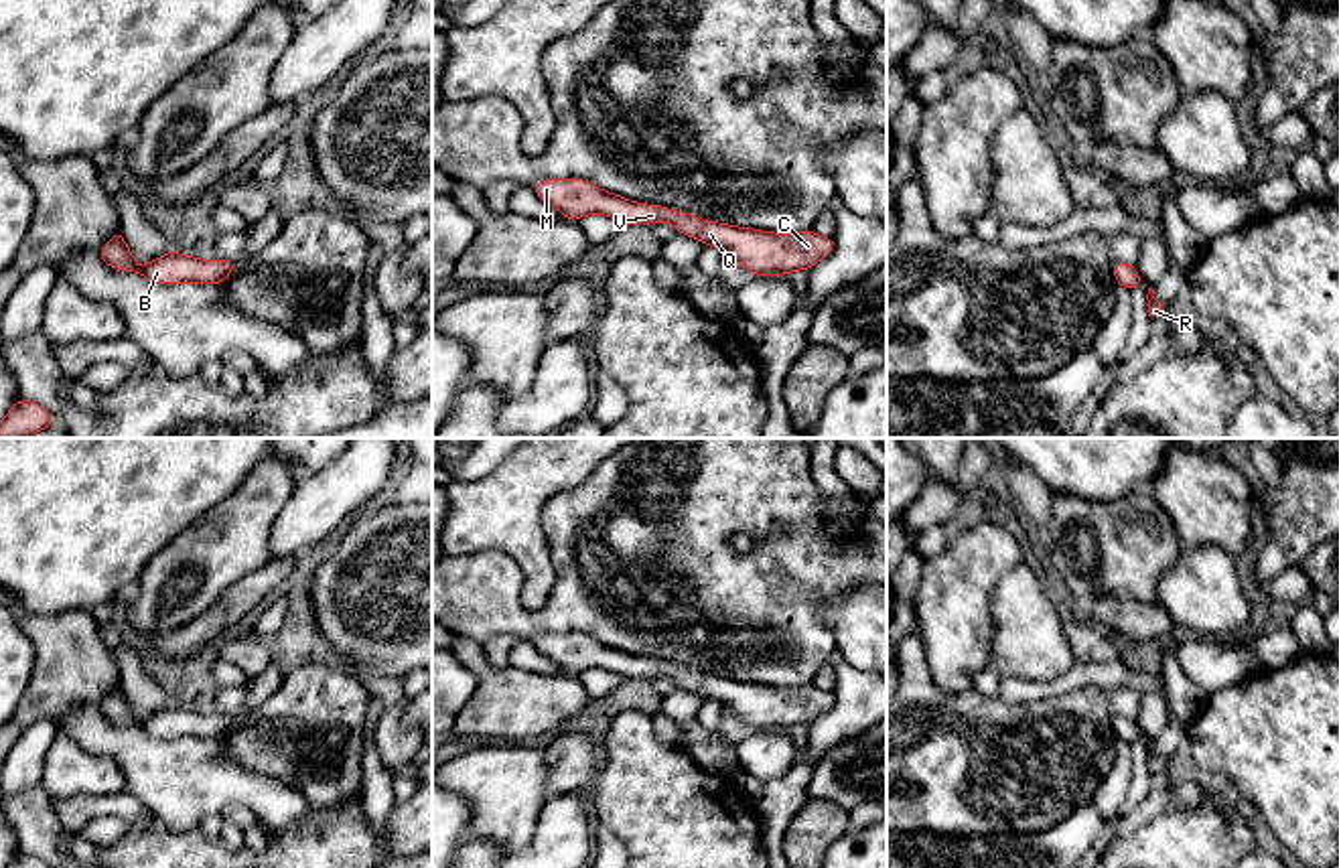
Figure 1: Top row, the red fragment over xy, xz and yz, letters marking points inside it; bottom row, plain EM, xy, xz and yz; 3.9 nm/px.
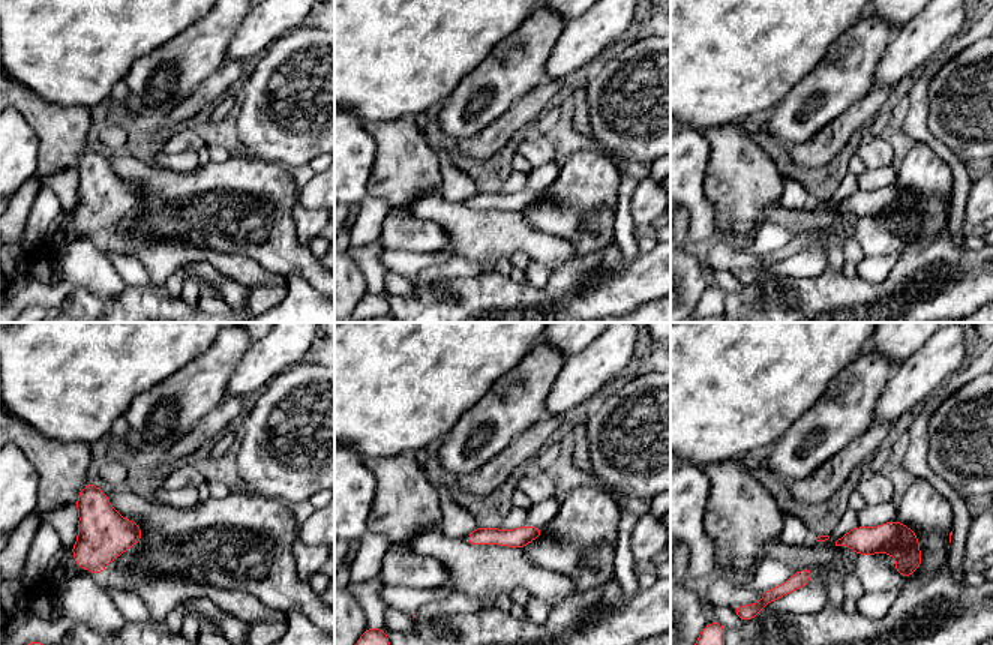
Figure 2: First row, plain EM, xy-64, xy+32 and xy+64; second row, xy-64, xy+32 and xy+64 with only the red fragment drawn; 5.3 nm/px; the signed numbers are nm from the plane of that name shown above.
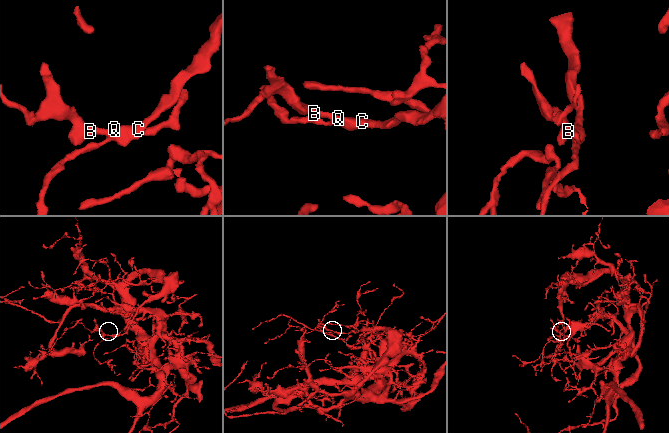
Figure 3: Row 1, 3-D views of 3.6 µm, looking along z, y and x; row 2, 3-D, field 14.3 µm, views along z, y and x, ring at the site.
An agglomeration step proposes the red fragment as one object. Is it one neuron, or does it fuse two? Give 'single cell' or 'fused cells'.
single cell

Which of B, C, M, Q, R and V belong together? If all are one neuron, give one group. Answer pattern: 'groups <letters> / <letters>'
groups B C M Q R V

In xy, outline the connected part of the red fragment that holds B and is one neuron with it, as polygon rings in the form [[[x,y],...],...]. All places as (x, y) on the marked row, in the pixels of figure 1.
[[[118,229],[112,239],[97,249],[97,256],[114,270],[122,272],[136,272],[144,276],[148,282],[154,284],[185,284],[185,282],[197,282],[197,284],[213,284],[219,286],[223,280],[227,280],[233,270],[235,262],[231,260],[199,260],[189,258],[185,254],[179,254],[170,249],[168,254],[152,260],[146,266],[140,266]]]

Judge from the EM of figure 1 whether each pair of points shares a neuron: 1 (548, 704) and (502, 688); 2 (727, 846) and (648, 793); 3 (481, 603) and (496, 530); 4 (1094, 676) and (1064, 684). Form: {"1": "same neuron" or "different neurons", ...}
{"1": "same neuron", "2": "same neuron", "3": "different neurons", "4": "same neuron"}

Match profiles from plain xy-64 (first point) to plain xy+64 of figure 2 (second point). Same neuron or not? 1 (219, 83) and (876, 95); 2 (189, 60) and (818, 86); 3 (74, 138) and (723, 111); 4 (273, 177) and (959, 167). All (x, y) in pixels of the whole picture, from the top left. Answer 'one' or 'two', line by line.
1: one
2: one
3: two
4: two

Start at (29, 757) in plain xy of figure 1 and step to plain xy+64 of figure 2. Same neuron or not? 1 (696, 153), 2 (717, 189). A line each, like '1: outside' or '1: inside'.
1: inside
2: outside

